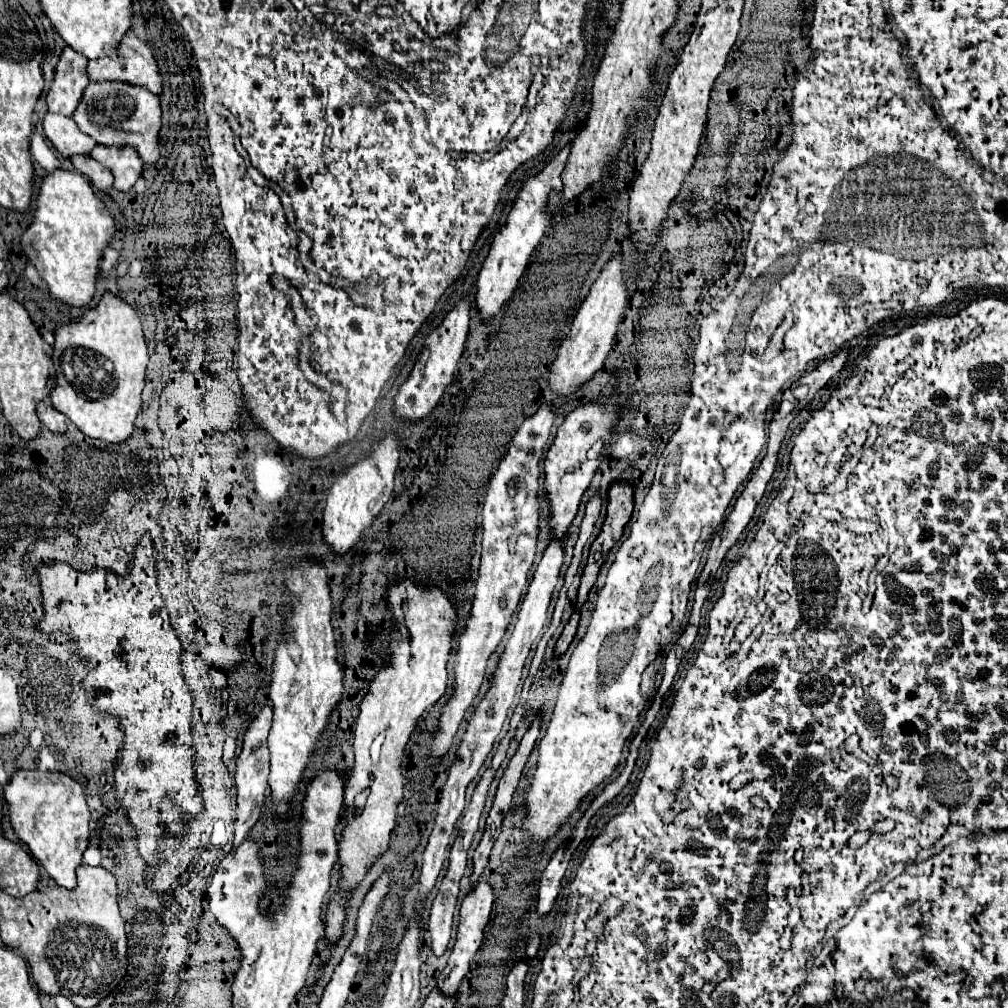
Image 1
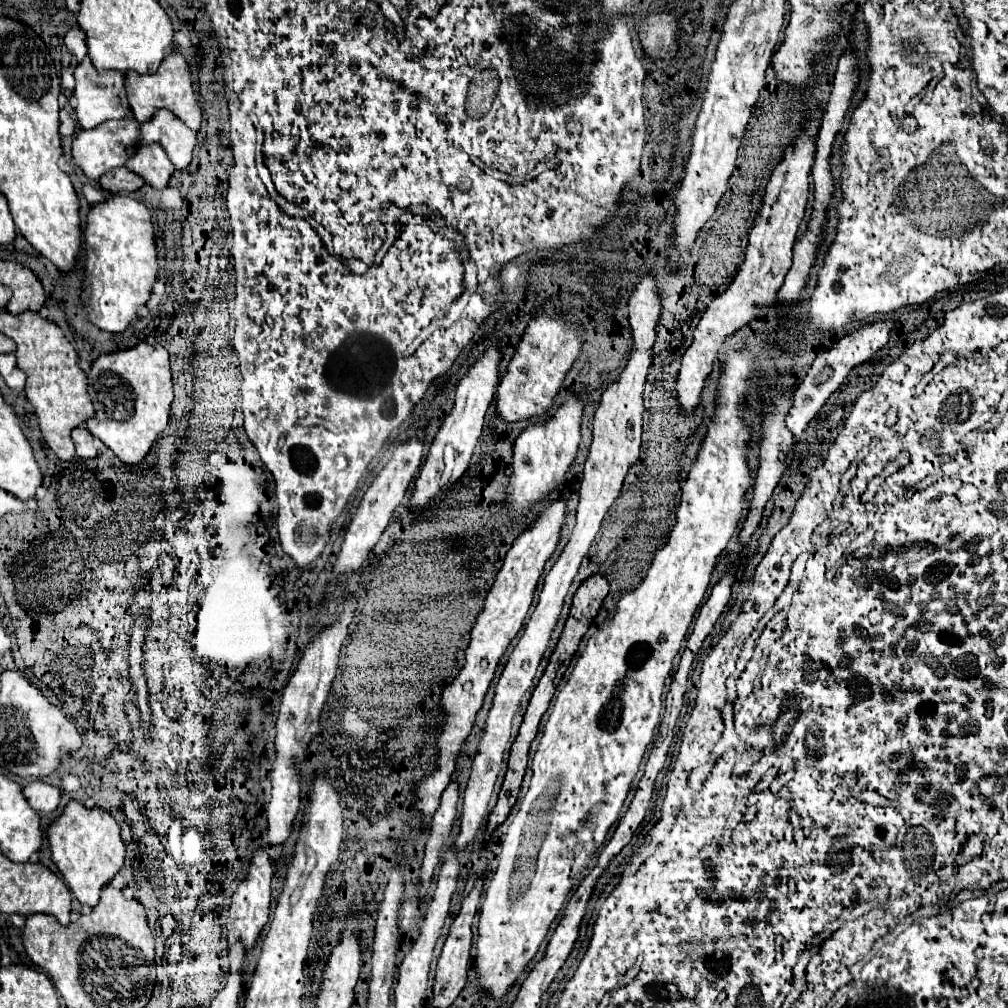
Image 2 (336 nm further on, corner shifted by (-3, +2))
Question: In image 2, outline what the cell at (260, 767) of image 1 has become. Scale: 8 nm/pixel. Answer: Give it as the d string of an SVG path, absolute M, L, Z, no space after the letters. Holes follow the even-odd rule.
M258 847L254 851L254 857L248 865L246 877L242 881L238 881L238 887L232 895L232 903L228 907L228 919L226 919L226 929L228 929L228 943L234 943L236 939L242 939L246 951L252 949L252 945L256 943L258 933L264 929L264 925L268 923L268 909L270 909L270 879L274 875L274 867L272 867L272 859L270 855L264 851L264 847Z

